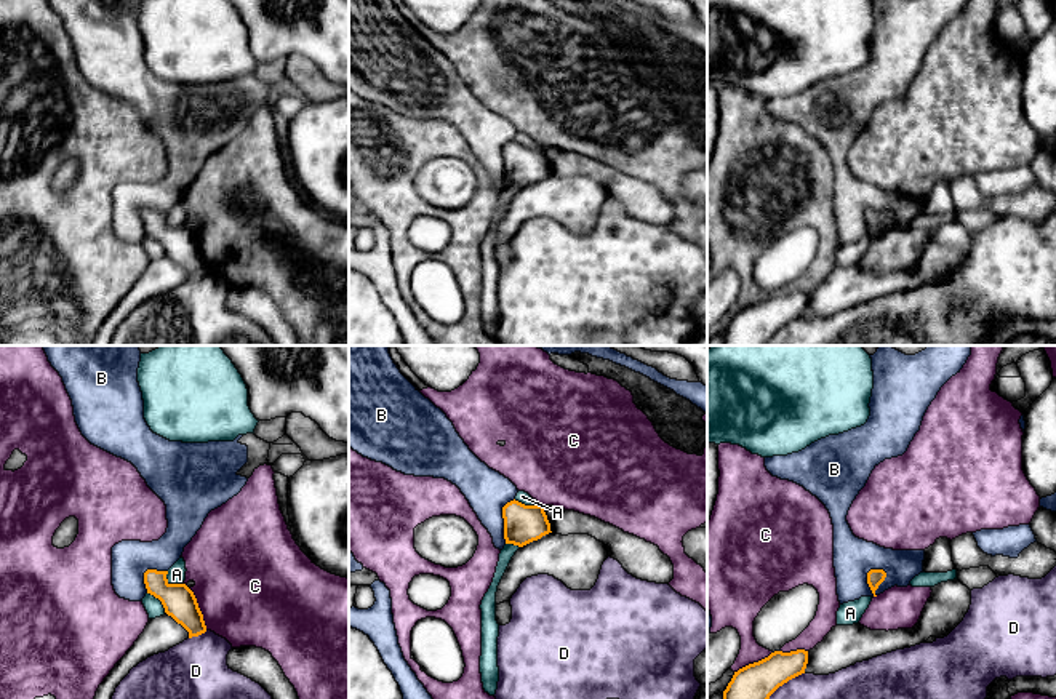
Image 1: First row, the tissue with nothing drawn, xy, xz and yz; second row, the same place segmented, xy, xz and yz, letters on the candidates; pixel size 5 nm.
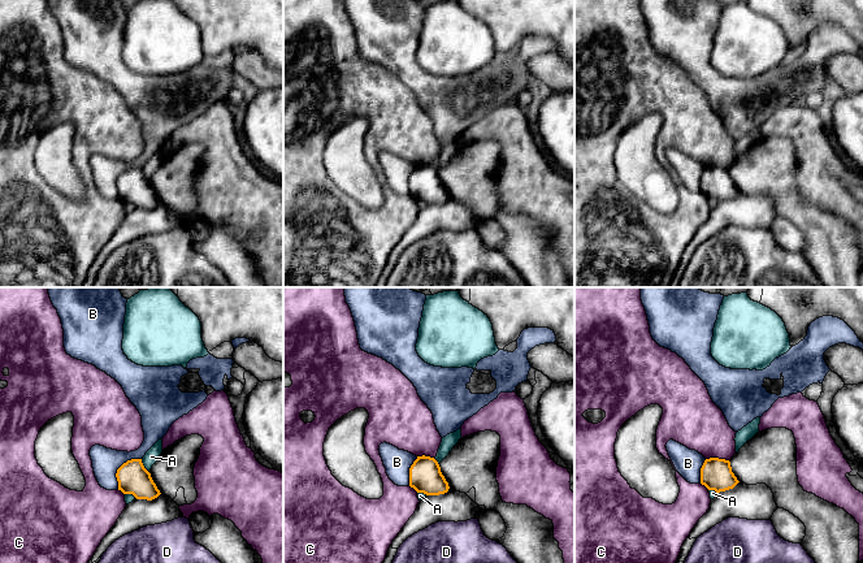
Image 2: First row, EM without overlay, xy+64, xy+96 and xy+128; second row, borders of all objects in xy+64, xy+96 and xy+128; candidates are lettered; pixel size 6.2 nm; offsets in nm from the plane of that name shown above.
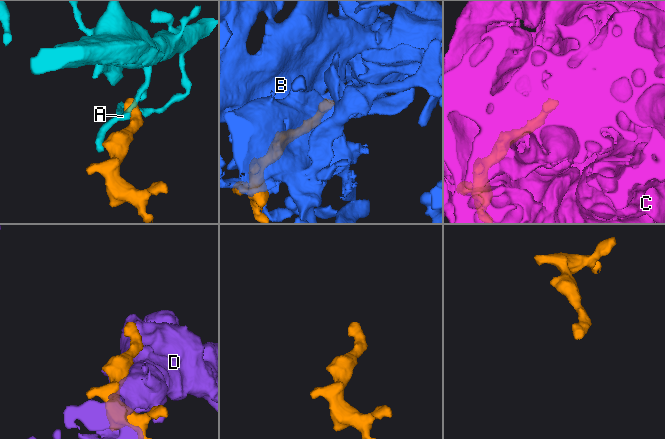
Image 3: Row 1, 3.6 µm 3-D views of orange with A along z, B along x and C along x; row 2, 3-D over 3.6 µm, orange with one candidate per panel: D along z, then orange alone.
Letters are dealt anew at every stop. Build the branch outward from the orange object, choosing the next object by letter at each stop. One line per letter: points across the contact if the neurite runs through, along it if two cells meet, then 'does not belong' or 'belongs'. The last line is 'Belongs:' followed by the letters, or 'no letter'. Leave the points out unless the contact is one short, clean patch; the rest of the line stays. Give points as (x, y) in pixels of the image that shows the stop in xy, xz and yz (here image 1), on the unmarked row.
A: border along xy (167, 213), (170, 224), (183, 226); does not belong
B: border along yz (882, 210), (885, 215), (884, 223), (872, 237); does not belong
C: does not belong
D: does not belong
Belongs: no letter

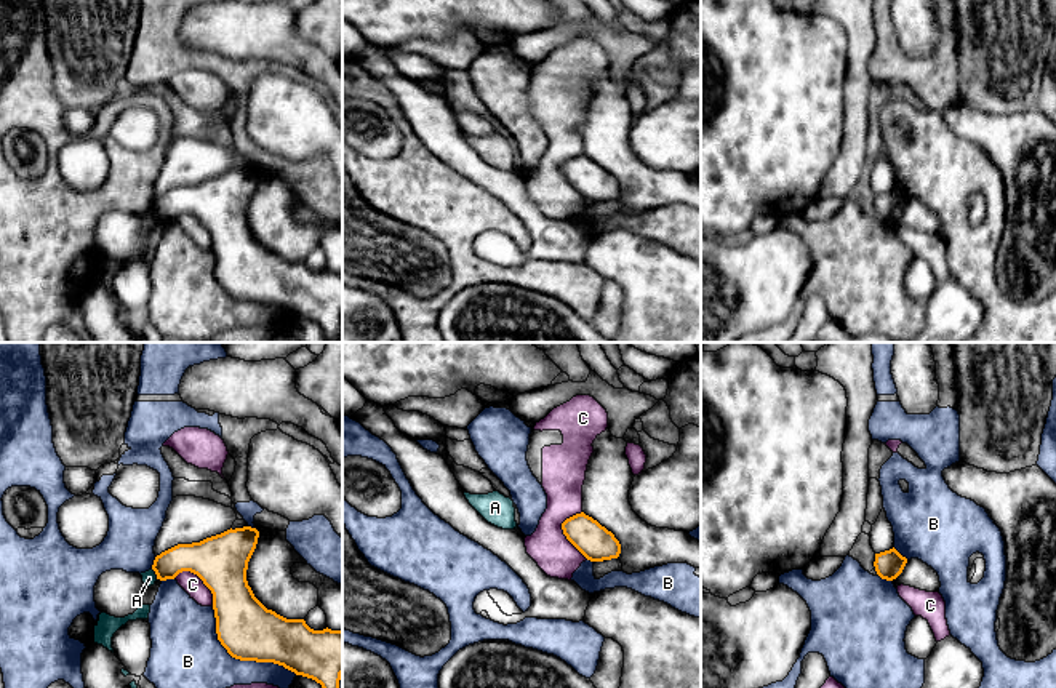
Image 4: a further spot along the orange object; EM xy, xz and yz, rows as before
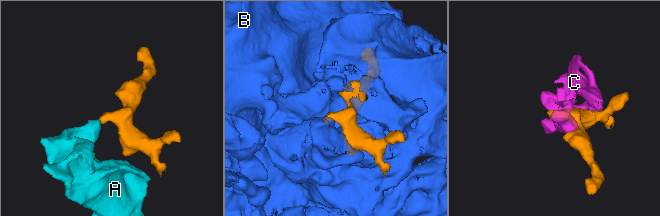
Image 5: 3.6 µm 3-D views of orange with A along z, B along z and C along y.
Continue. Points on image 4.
A: border along xy (152, 210), (157, 220); does not belong
B: does not belong
C: does not belong
Belongs: no letter

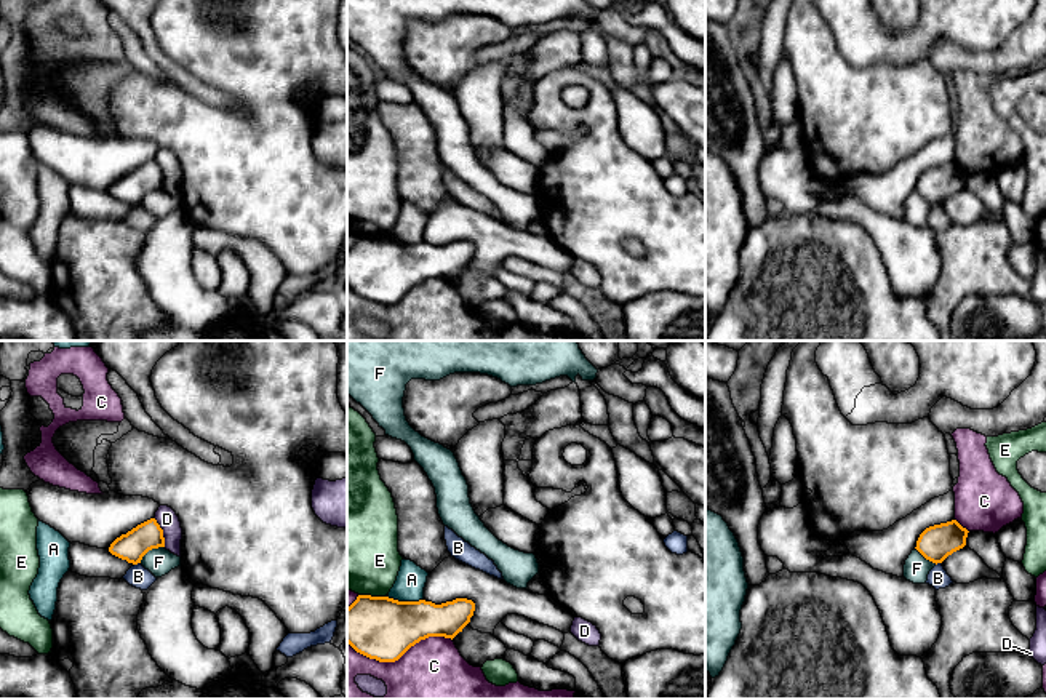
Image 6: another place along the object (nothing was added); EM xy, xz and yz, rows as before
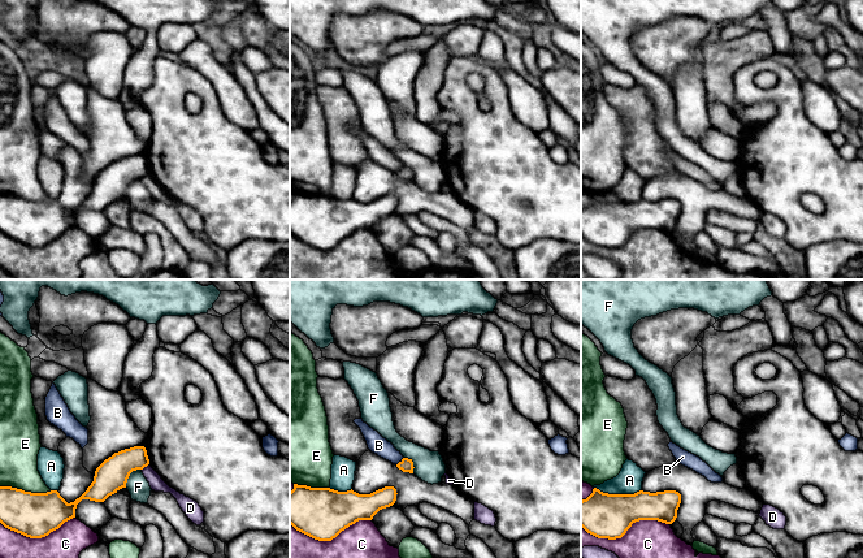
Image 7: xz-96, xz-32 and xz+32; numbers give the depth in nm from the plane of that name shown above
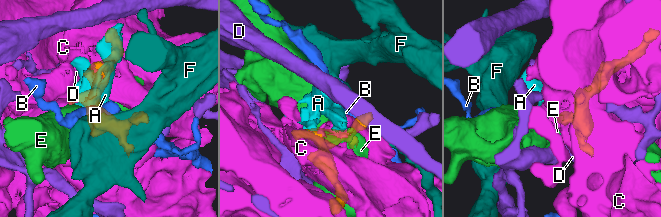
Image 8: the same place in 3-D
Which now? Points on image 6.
A: does not belong
B: border along xy (139, 203), (135, 207); does not belong
C: does not belong
D: border along xy (154, 159), (162, 171), (165, 187); does not belong
E: does not belong
F: border along xy (163, 187), (152, 189), (139, 203); does not belong
Belongs: no letter

